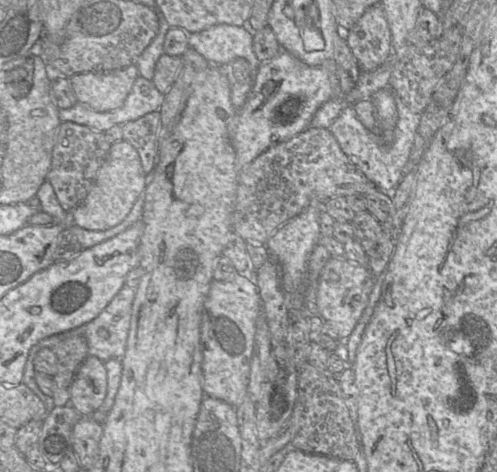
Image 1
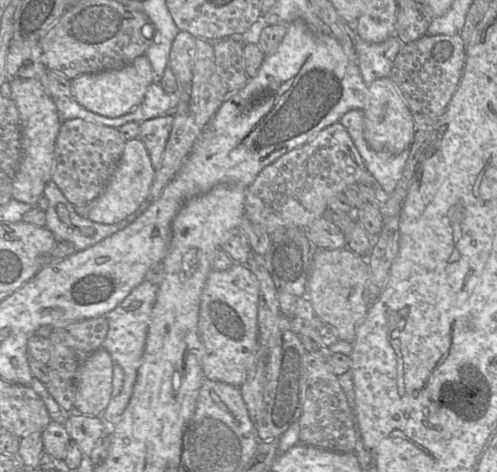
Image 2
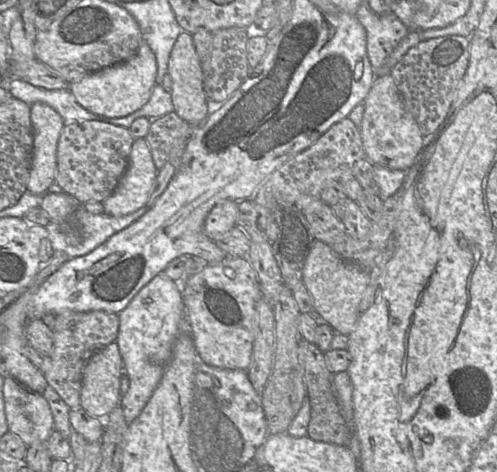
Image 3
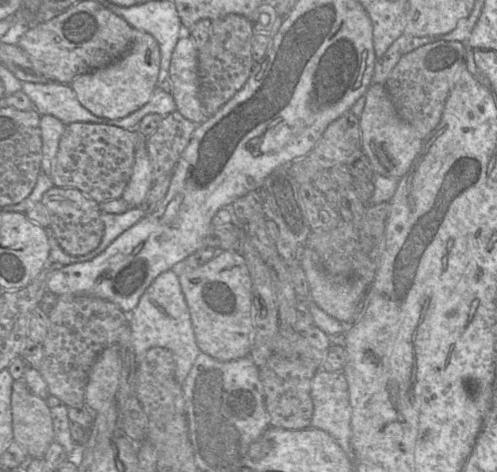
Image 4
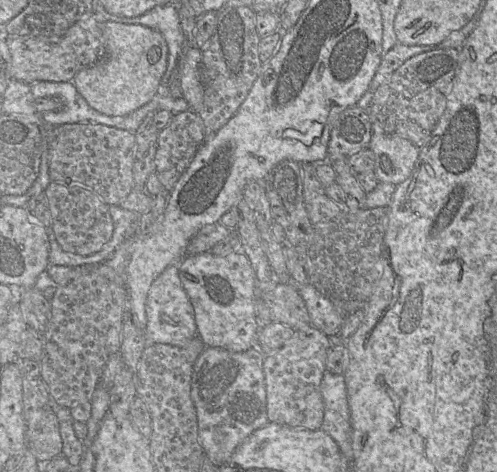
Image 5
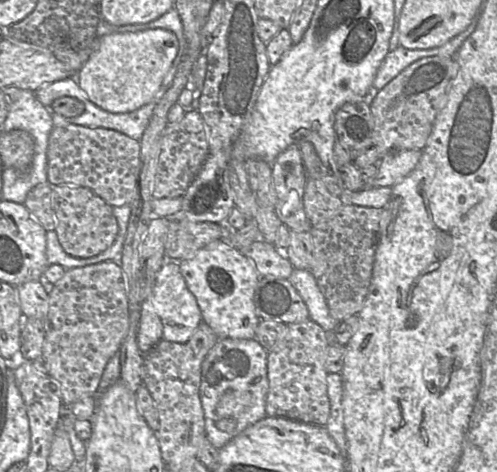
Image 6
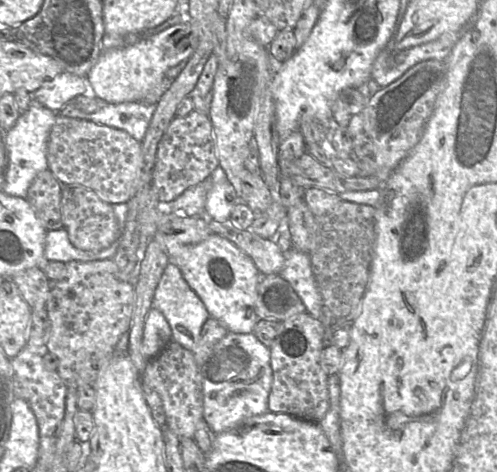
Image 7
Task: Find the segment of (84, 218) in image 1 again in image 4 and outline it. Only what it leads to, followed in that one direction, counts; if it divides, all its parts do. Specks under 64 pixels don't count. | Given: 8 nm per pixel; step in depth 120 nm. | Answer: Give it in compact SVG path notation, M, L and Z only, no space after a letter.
M146 146L135 151L132 173L121 198L131 207L138 207L147 196L153 184L152 165Z

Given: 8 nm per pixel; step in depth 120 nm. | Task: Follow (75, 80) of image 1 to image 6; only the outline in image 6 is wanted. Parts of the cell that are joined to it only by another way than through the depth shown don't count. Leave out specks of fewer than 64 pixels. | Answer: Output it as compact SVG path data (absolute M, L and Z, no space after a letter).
M162 28L104 35L79 70L77 83L86 92L88 99L101 109L111 113L132 112L155 101L162 92L162 81L178 49L176 35Z

